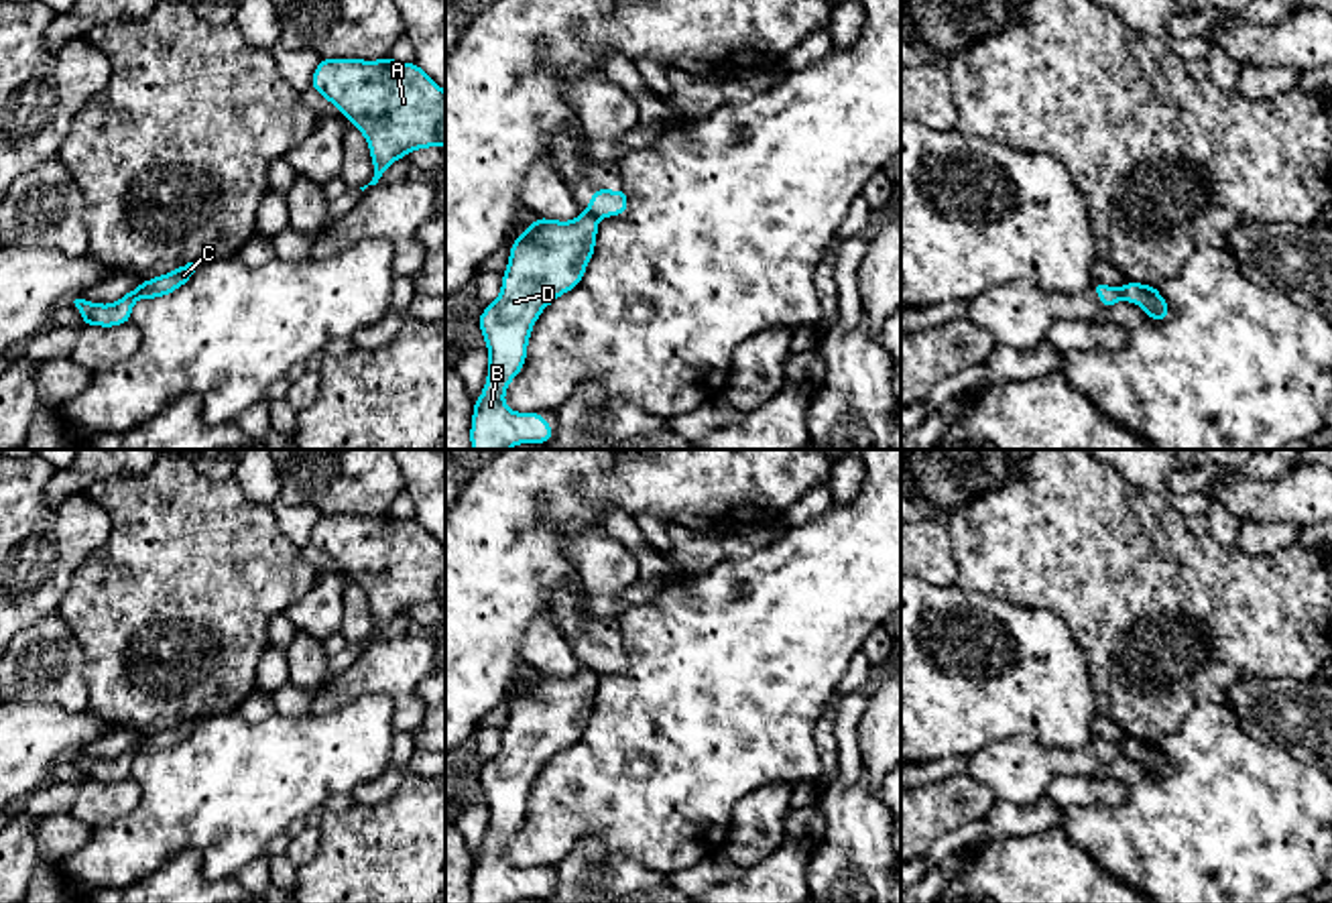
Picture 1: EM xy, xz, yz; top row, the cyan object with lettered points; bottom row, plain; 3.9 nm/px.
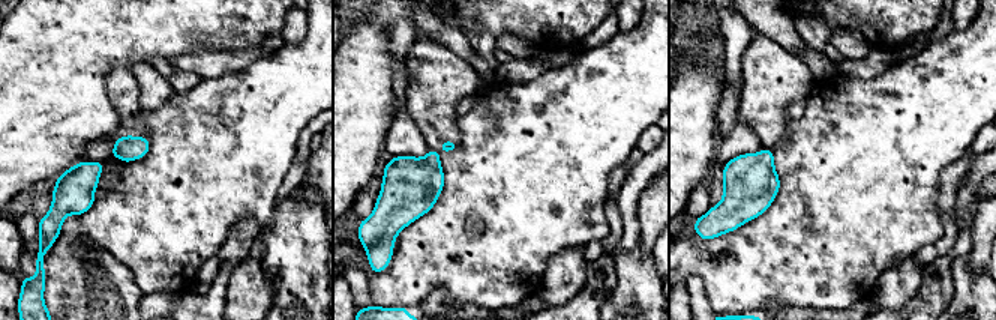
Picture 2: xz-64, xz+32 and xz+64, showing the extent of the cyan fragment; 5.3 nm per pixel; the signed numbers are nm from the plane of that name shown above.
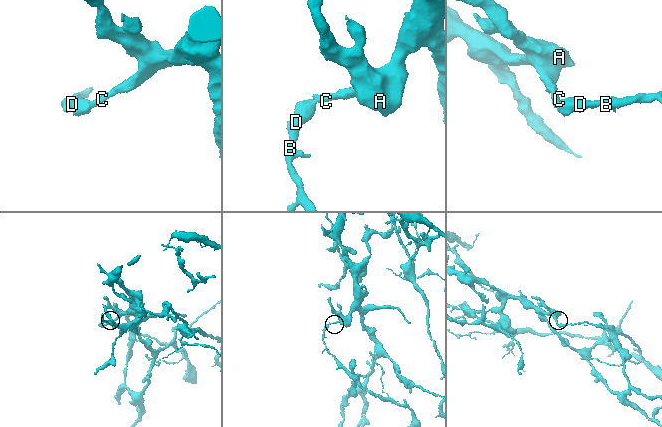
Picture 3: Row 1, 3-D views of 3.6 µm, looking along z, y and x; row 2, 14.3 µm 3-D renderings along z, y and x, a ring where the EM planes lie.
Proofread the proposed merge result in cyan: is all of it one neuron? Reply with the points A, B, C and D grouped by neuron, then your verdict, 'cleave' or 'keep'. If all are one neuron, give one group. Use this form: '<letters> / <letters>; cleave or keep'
A C / B D; cleave

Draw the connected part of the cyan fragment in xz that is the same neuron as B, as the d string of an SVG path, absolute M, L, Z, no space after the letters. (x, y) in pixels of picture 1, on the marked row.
M584 209L571 222L537 218L512 244L508 268L502 273L498 299L480 313L480 329L490 354L482 397L474 401L472 449L508 449L527 441L549 443L553 429L541 413L514 413L504 405L504 390L523 370L531 329L541 311L559 295L582 283L596 248L598 218Z

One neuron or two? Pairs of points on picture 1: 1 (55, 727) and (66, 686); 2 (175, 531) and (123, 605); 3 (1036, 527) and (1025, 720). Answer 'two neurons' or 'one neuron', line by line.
1: two neurons
2: one neuron
3: two neurons

